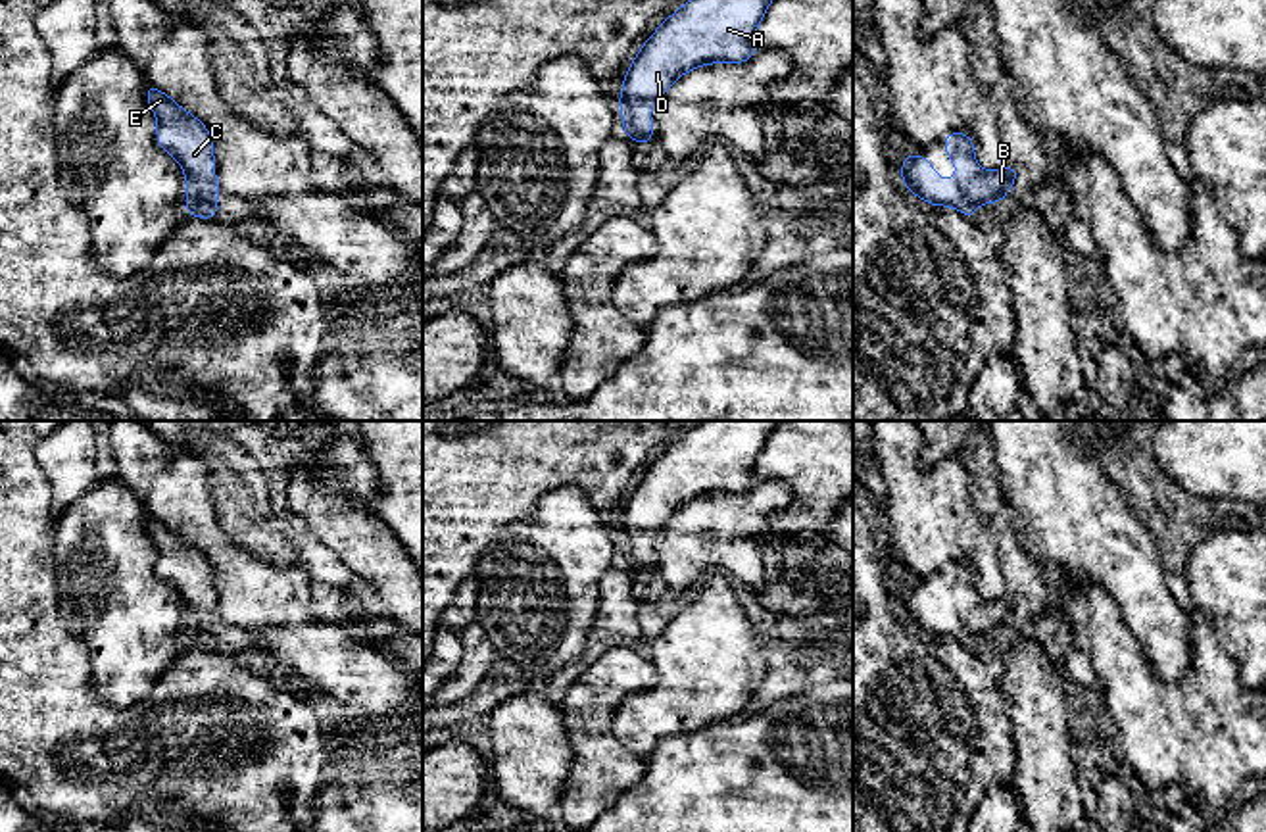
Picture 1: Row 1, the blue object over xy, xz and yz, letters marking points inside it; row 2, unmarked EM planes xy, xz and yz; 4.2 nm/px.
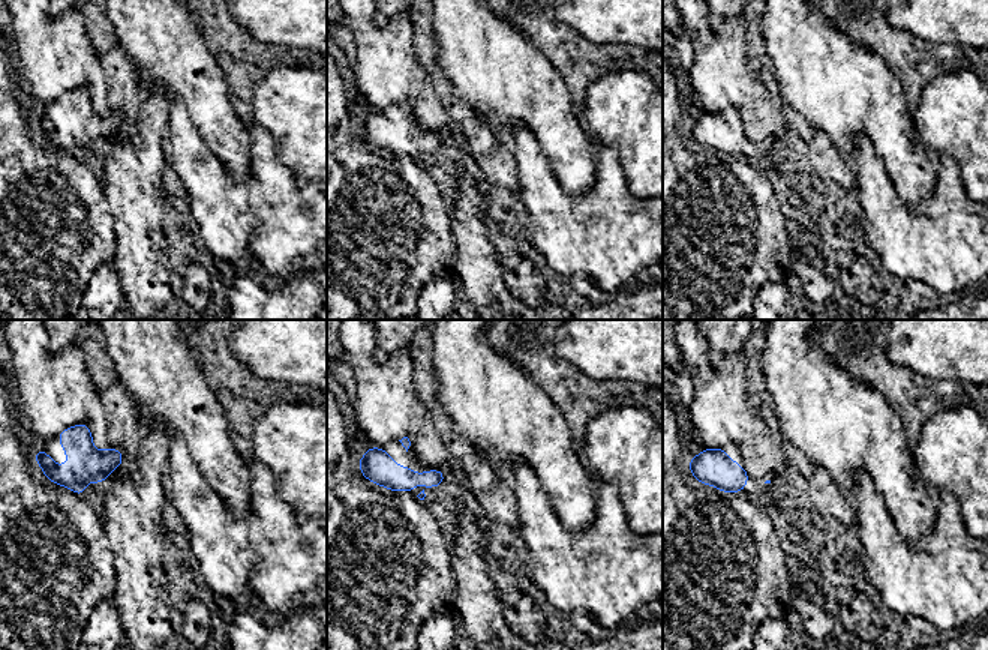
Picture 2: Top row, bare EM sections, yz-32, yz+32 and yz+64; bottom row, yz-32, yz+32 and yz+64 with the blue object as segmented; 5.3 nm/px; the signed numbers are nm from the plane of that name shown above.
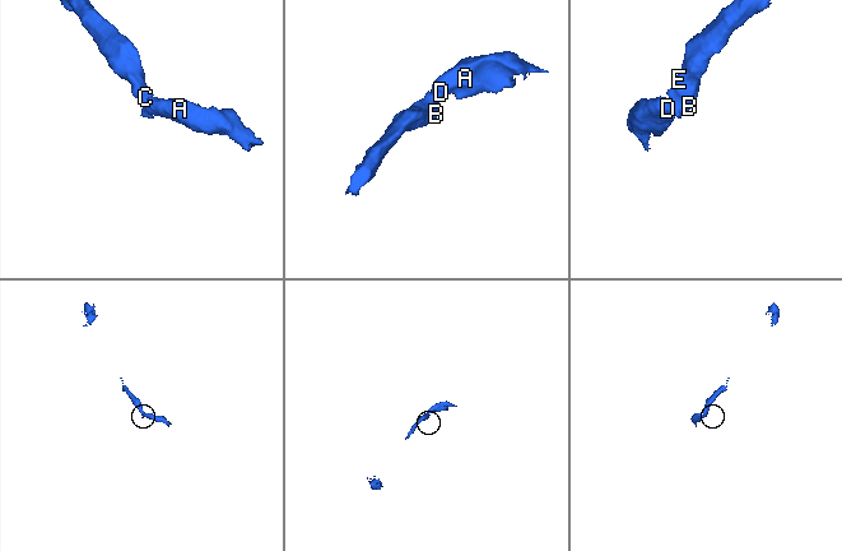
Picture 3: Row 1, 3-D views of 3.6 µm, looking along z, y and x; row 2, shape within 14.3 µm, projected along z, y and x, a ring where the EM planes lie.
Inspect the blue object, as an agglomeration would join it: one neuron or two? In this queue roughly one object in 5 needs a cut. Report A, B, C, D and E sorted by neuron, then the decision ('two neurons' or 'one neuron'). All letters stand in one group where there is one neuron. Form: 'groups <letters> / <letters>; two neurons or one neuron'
groups A B C D E; one neuron

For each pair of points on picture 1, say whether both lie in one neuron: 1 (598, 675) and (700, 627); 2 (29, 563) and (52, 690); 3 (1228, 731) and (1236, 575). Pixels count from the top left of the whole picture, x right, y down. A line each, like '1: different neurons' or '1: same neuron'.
1: different neurons
2: same neuron
3: different neurons

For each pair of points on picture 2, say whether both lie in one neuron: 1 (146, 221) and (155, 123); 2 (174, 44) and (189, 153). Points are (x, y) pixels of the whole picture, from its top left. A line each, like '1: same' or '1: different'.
1: same
2: different

